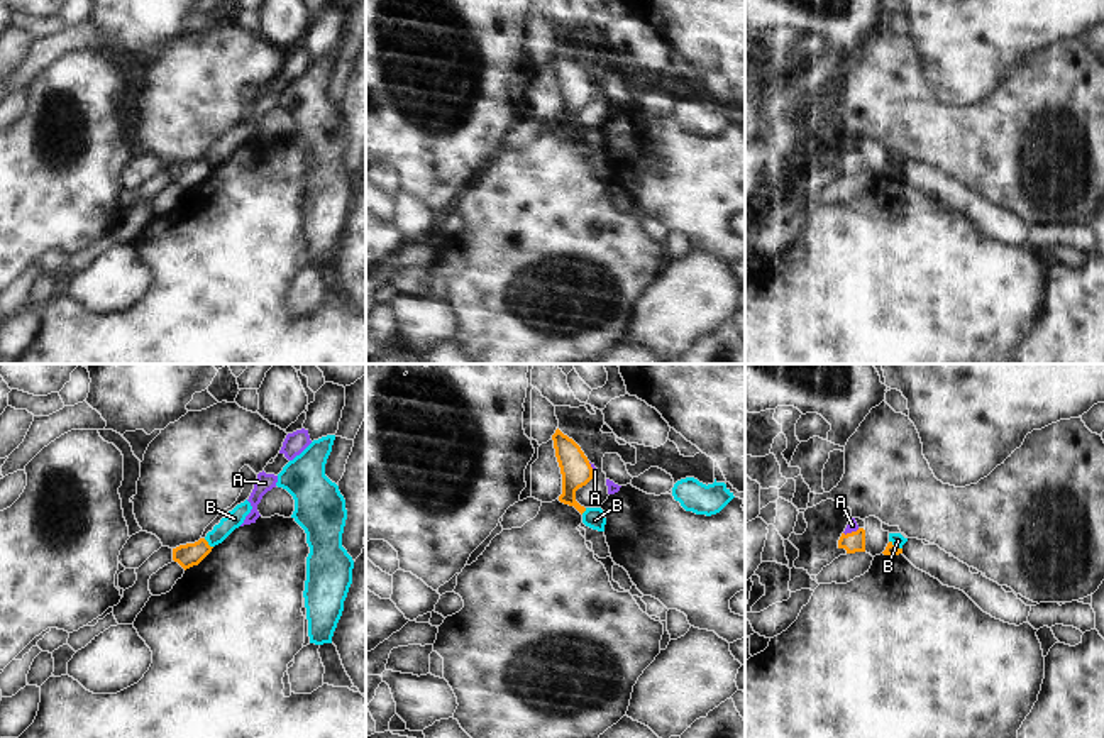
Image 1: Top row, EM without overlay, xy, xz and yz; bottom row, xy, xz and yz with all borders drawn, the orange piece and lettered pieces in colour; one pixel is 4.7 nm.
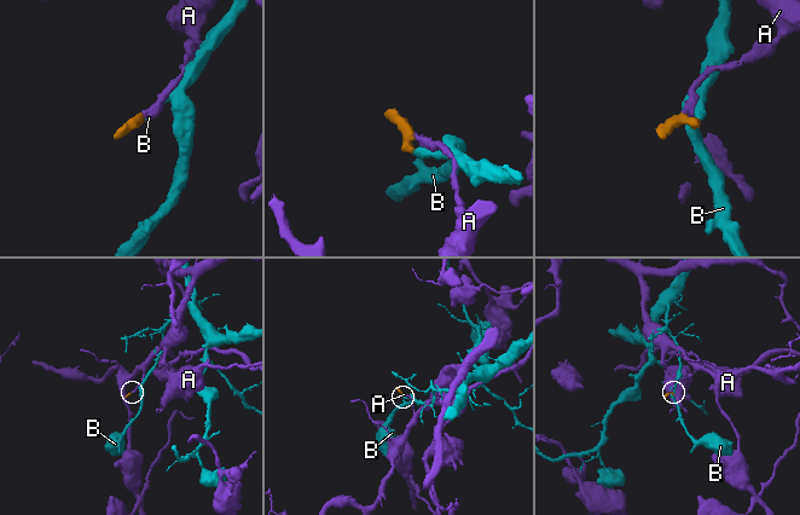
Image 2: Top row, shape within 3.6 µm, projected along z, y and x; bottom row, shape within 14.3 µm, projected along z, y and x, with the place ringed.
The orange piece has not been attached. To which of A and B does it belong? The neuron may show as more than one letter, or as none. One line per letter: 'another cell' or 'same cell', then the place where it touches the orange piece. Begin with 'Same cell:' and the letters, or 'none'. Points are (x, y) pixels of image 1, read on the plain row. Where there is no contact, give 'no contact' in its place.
Same cell: A
A: same cell; meets orange in yz at (852, 153)
B: another cell; meets orange in xy at (207, 165)

